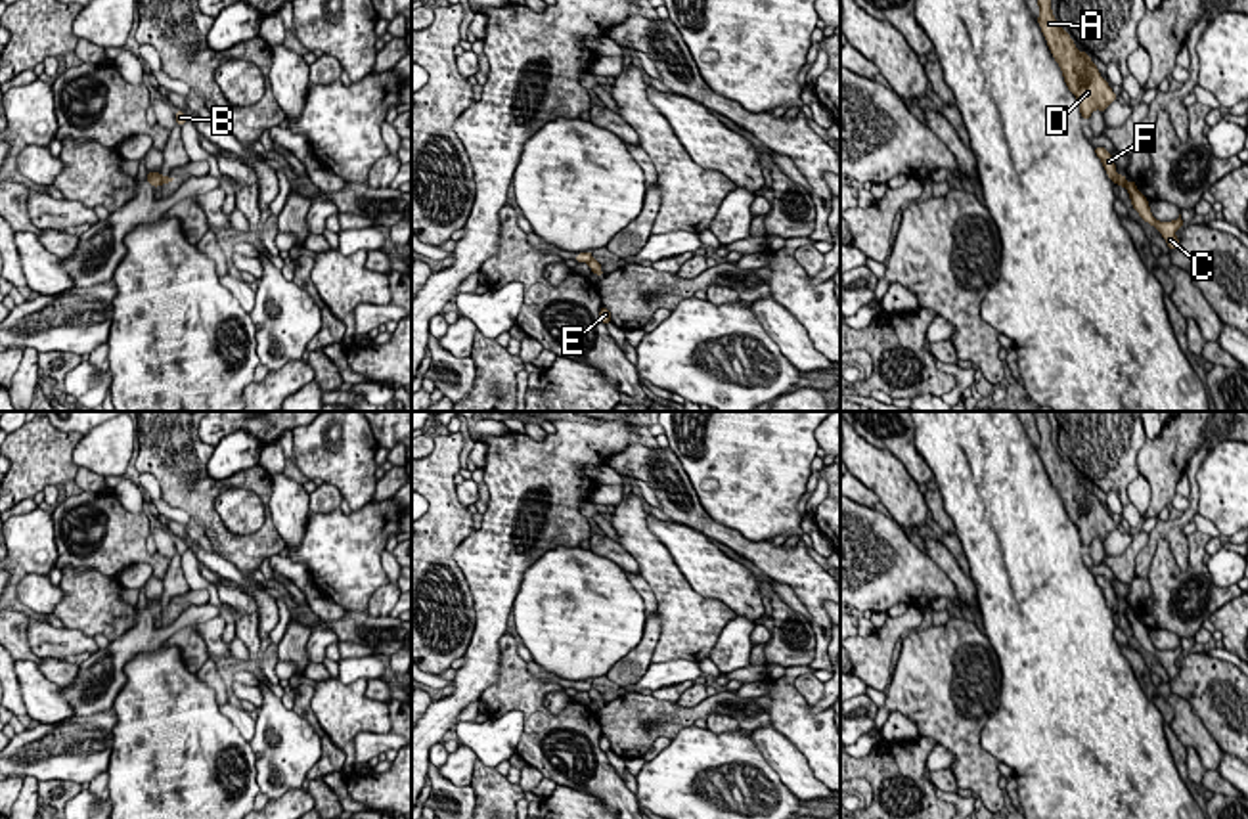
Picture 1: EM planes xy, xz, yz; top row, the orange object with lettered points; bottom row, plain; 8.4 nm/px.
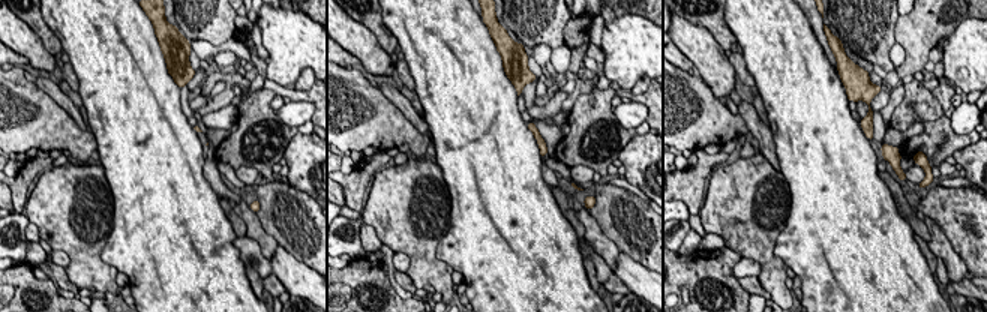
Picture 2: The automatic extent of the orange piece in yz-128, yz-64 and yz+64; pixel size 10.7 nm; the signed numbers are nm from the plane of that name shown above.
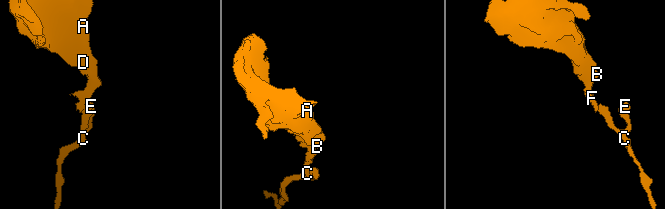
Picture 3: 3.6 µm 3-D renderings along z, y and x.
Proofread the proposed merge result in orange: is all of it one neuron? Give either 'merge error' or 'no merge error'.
merge error

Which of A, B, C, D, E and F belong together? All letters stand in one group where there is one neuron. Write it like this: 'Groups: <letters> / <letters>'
Groups: A B D F / C E

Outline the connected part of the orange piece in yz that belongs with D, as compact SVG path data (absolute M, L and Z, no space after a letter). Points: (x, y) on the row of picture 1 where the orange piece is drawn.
M1037 0L1037 23L1047 40L1047 46L1059 63L1068 90L1076 96L1081 119L1089 119L1095 109L1106 107L1118 98L1108 82L1101 77L1097 65L1085 52L1080 52L1072 36L1059 27L1051 0Z

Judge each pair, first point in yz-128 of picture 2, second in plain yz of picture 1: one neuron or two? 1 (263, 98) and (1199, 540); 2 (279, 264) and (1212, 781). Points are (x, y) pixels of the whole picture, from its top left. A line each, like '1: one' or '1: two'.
1: one
2: two

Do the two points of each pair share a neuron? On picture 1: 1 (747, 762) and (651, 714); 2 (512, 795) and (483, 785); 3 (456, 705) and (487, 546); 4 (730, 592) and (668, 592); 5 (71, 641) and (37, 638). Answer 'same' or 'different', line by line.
1: different
2: same
3: same
4: different
5: same

